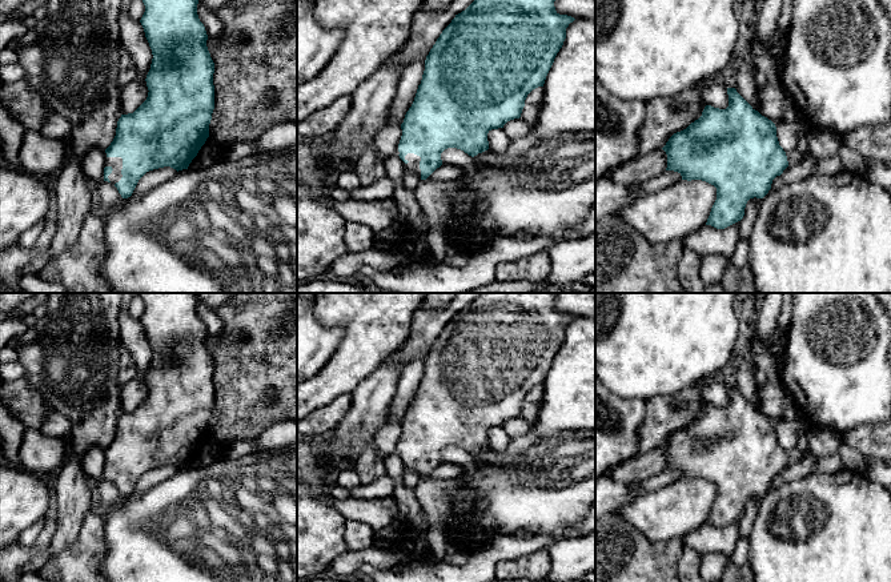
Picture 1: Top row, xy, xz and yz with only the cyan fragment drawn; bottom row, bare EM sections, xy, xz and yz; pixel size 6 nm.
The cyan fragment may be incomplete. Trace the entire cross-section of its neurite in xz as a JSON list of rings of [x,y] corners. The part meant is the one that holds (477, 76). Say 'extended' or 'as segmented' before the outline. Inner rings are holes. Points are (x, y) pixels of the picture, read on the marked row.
extended; [[[474,0],[455,15],[442,31],[425,60],[425,71],[414,101],[401,124],[397,154],[405,170],[426,180],[442,165],[441,153],[457,148],[474,157],[489,149],[487,133],[519,119],[527,95],[543,87],[554,59],[566,39],[566,28],[575,19],[559,15],[555,0]]]

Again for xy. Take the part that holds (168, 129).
extended; [[[143,0],[145,12],[140,20],[152,49],[152,64],[147,75],[148,97],[133,112],[121,115],[116,136],[105,149],[104,181],[112,182],[123,198],[132,196],[139,180],[149,170],[170,166],[188,169],[209,137],[209,124],[214,109],[214,63],[206,47],[208,35],[197,15],[198,0]]]

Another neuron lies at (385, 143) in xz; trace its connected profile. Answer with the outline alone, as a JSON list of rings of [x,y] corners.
[[[388,124],[374,136],[370,148],[381,157],[397,154],[401,136],[401,125]]]

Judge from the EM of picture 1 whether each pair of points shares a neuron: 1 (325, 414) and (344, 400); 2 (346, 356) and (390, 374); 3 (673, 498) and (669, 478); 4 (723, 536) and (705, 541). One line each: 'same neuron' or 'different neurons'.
1: same neuron
2: different neurons
3: different neurons
4: same neuron

